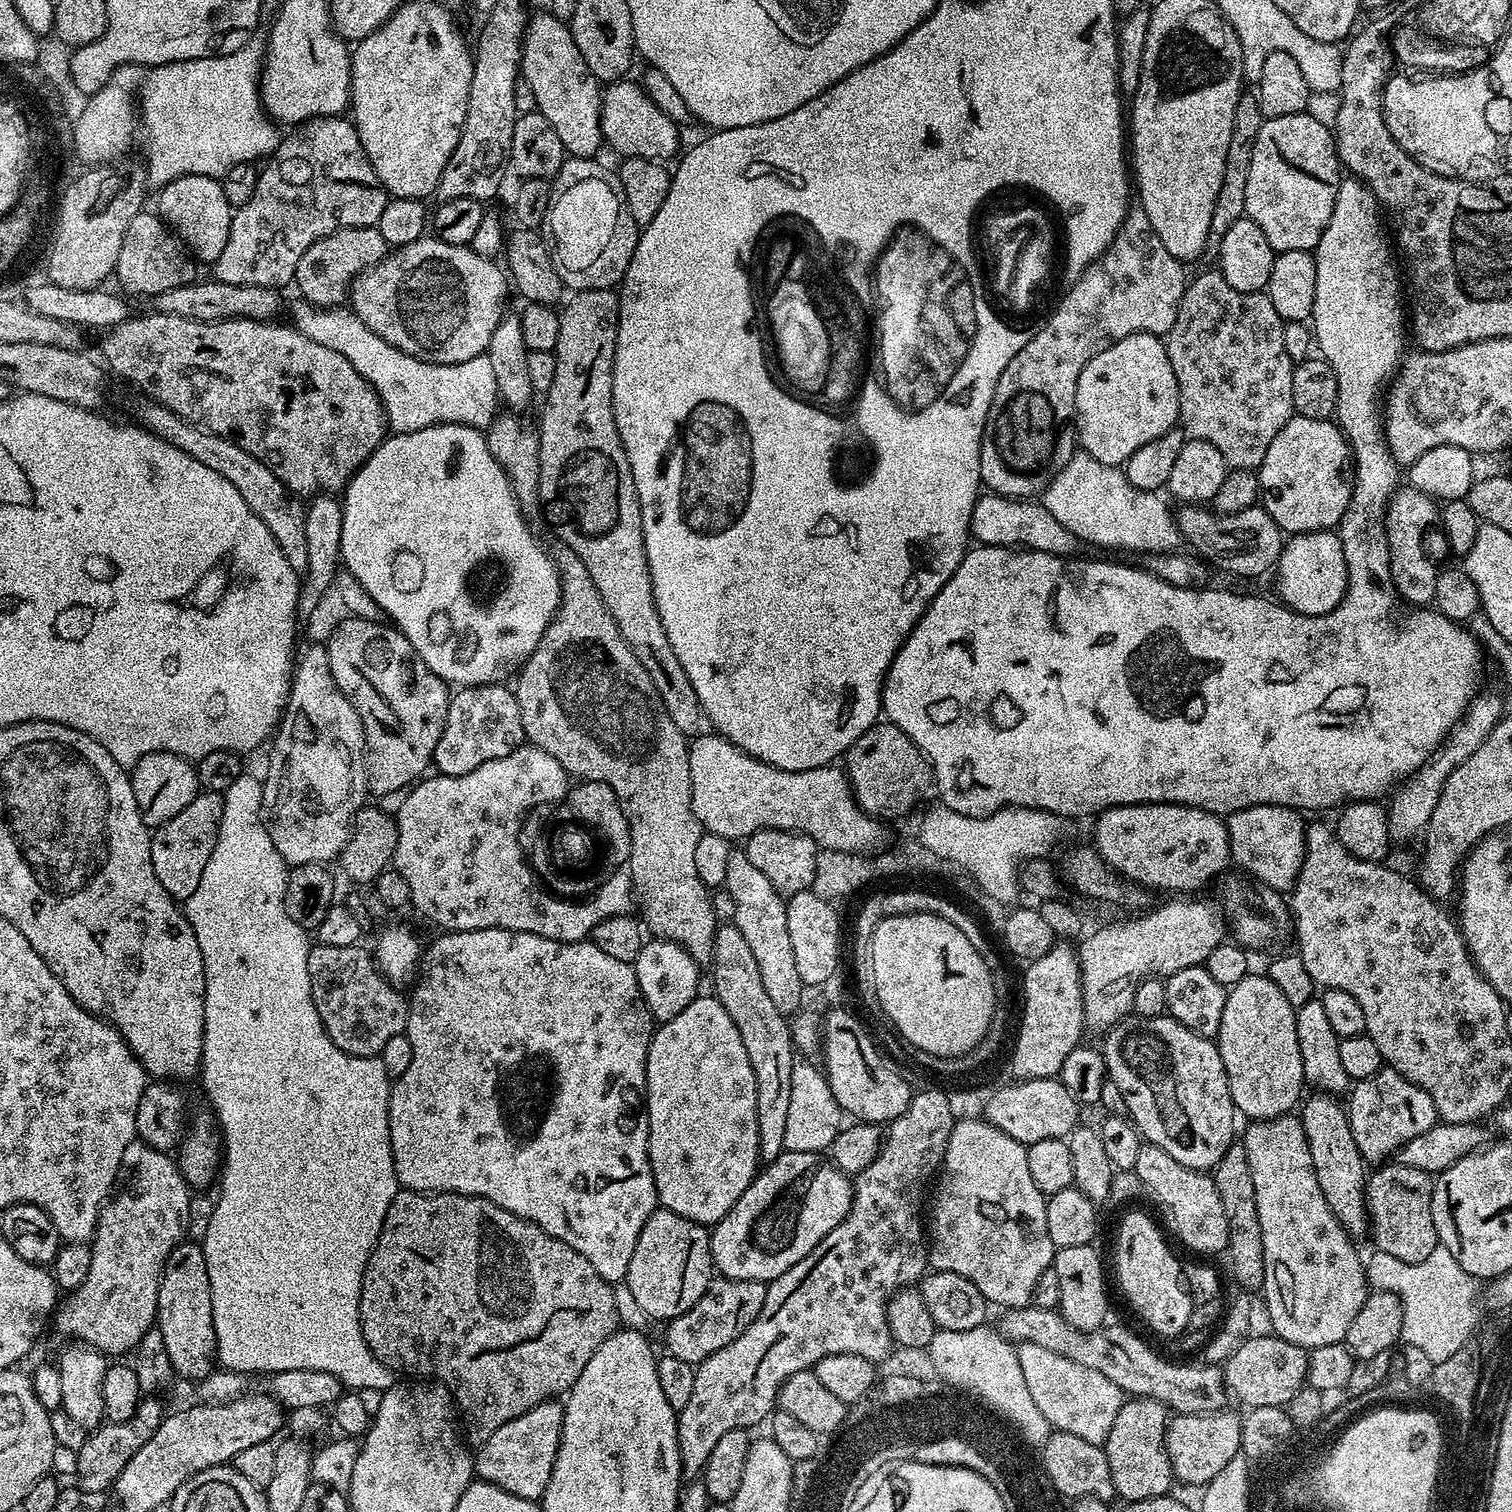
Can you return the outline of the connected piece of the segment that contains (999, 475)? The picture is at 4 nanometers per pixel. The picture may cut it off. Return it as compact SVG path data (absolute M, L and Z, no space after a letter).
M1139 206L1129 207L1126 218L1122 222L1122 226L1118 230L1114 242L1110 242L1110 246L1106 251L1097 260L1093 260L1091 266L1081 274L1078 282L1074 282L1074 286L1070 286L1070 290L1064 296L1061 296L1055 308L1048 315L1048 319L1036 331L1036 336L1030 338L1030 342L1026 342L1026 346L1022 346L1018 350L1018 354L1014 354L1014 358L1010 358L1010 366L1006 366L1006 370L1002 370L1002 374L998 378L998 386L994 386L994 394L990 402L990 410L988 411L986 426L984 427L984 437L982 438L982 446L980 447L980 478L983 487L989 493L1009 498L1039 497L1044 489L1047 488L1050 481L1068 465L1070 458L1075 456L1078 451L1078 437L1074 431L1078 374L1082 374L1086 362L1090 362L1090 358L1094 358L1094 354L1102 354L1102 350L1114 346L1114 342L1118 342L1130 334L1149 332L1155 336L1163 337L1171 330L1178 318L1178 306L1184 293L1184 285L1186 283L1184 268L1185 265L1181 261L1176 260L1174 254L1170 254L1170 250L1166 250L1166 246L1162 246L1158 234L1154 234L1154 226L1150 226L1150 218L1146 218L1146 210Z

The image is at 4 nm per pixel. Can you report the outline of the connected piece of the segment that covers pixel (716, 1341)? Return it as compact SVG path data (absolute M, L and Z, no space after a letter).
M713 1278L709 1283L708 1289L702 1294L702 1298L690 1307L690 1310L684 1314L674 1317L667 1321L664 1332L664 1340L668 1343L666 1348L667 1355L674 1358L682 1358L682 1362L690 1362L698 1365L710 1354L722 1350L722 1346L730 1346L734 1338L738 1338L760 1317L762 1302L766 1302L766 1290L768 1284L763 1280L725 1280L723 1278Z

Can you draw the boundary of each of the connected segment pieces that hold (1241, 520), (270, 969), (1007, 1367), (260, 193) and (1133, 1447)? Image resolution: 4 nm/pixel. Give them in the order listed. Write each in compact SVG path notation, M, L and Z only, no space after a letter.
M1192 502L1185 503L1181 508L1184 509L1175 513L1181 537L1187 543L1189 540L1197 548L1193 549L1213 569L1221 568L1232 576L1260 576L1267 568L1268 571L1275 569L1286 540L1264 507L1253 506L1238 510L1236 514L1222 514L1211 507L1197 506Z
M245 774L239 776L234 783L230 785L230 790L226 790L222 795L224 797L224 809L222 810L222 822L220 823L218 842L214 846L214 854L210 854L210 862L206 862L206 870L202 870L202 882L198 882L198 890L194 890L194 894L190 894L190 898L183 901L182 904L182 911L184 915L187 916L190 926L194 930L194 934L198 938L198 946L202 950L202 958L204 959L206 990L204 991L202 1076L204 1072L204 1088L208 1091L209 1100L212 1102L213 1106L216 1107L214 1120L218 1125L219 1131L222 1133L222 1171L218 1176L220 1201L217 1202L216 1209L213 1210L212 1217L208 1220L208 1229L204 1232L204 1240L202 1239L204 1261L208 1267L210 1290L212 1291L214 1330L216 1331L216 1356L218 1357L219 1363L221 1360L221 1362L224 1363L221 1365L230 1372L242 1372L245 1374L264 1372L263 1374L271 1374L273 1372L285 1372L286 1370L326 1370L339 1378L347 1389L360 1390L356 1388L365 1388L368 1392L383 1394L389 1386L397 1383L398 1376L392 1369L386 1367L368 1348L368 1343L362 1334L362 1326L360 1325L360 1295L362 1294L362 1278L364 1277L364 1271L368 1265L368 1259L374 1250L378 1234L382 1230L382 1222L386 1218L386 1210L390 1210L390 1202L398 1191L398 1181L396 1171L394 1170L394 1158L392 1157L392 1147L390 1146L390 1118L388 1117L390 1077L386 1066L380 1061L379 1056L347 1056L342 1050L338 1050L338 1046L334 1046L330 1034L326 1034L326 1030L322 1026L322 1018L314 1006L314 998L310 990L310 970L308 969L308 950L310 947L310 941L308 941L309 933L302 926L298 926L298 922L294 922L294 918L290 918L290 914L284 905L289 865L285 864L284 860L278 854L278 850L274 846L274 842L268 833L268 825L264 815L263 779L261 779L259 775L251 776L251 774Z
M989 1328L938 1330L927 1346L928 1360L940 1380L947 1377L964 1388L975 1389L975 1393L981 1393L996 1409L1001 1409L1013 1420L1028 1420L1030 1414L1036 1414L1034 1408L1038 1406L1026 1387L1026 1378L1022 1378L1022 1366L1018 1364L1016 1349L999 1331L991 1332Z
M343 115L322 116L307 121L302 131L301 136L281 139L280 147L260 172L252 197L235 209L230 238L226 238L226 246L214 262L215 279L234 286L257 284L263 288L283 289L283 284L291 285L295 281L298 262L302 262L302 254L306 254L314 242L340 228L375 228L378 218L382 218L382 210L386 210L390 197L374 166L370 166L370 158L366 158L355 123Z
M1147 1398L1125 1399L1122 1410L1118 1410L1118 1418L1114 1418L1114 1426L1110 1426L1110 1434L1102 1447L1106 1462L1110 1462L1110 1476L1121 1501L1153 1500L1173 1491L1174 1477L1164 1445L1169 1419L1169 1409L1159 1401Z

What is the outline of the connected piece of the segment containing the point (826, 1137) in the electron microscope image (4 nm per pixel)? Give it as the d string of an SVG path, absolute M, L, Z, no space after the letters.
M798 1058L790 1074L790 1107L786 1117L785 1149L789 1152L814 1152L831 1149L834 1138L842 1127L842 1113L828 1085L828 1078L810 1061Z

